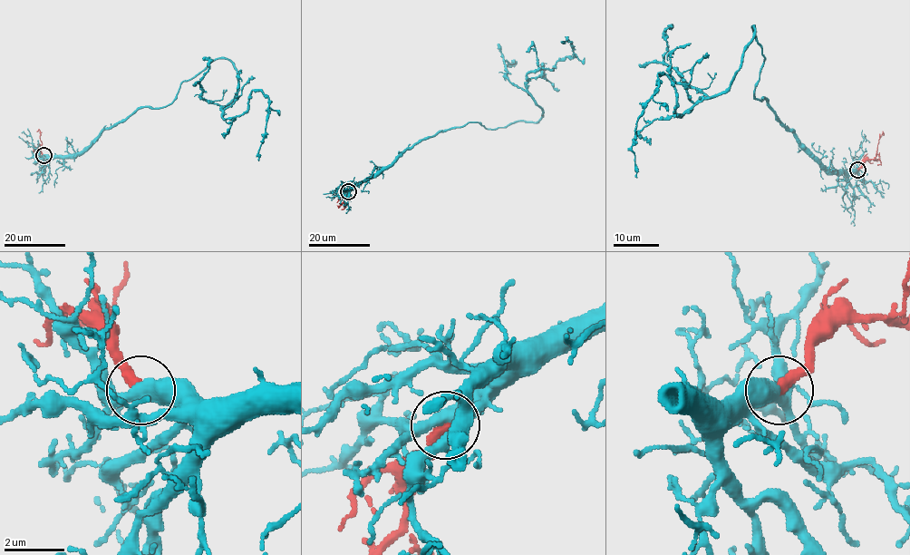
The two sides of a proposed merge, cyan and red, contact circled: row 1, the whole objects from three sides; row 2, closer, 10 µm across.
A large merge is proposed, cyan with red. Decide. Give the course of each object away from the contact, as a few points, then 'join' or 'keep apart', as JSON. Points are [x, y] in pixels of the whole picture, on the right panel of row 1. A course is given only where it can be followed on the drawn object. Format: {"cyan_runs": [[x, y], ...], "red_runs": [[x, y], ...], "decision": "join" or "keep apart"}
{"cyan_runs": [[856, 170], [829, 171], [755, 97], [752, 26], [734, 79], [682, 115], [657, 75], [632, 148], [637, 177]], "red_runs": [[856, 170], [875, 157], [883, 131], [884, 135]], "decision": "join"}

